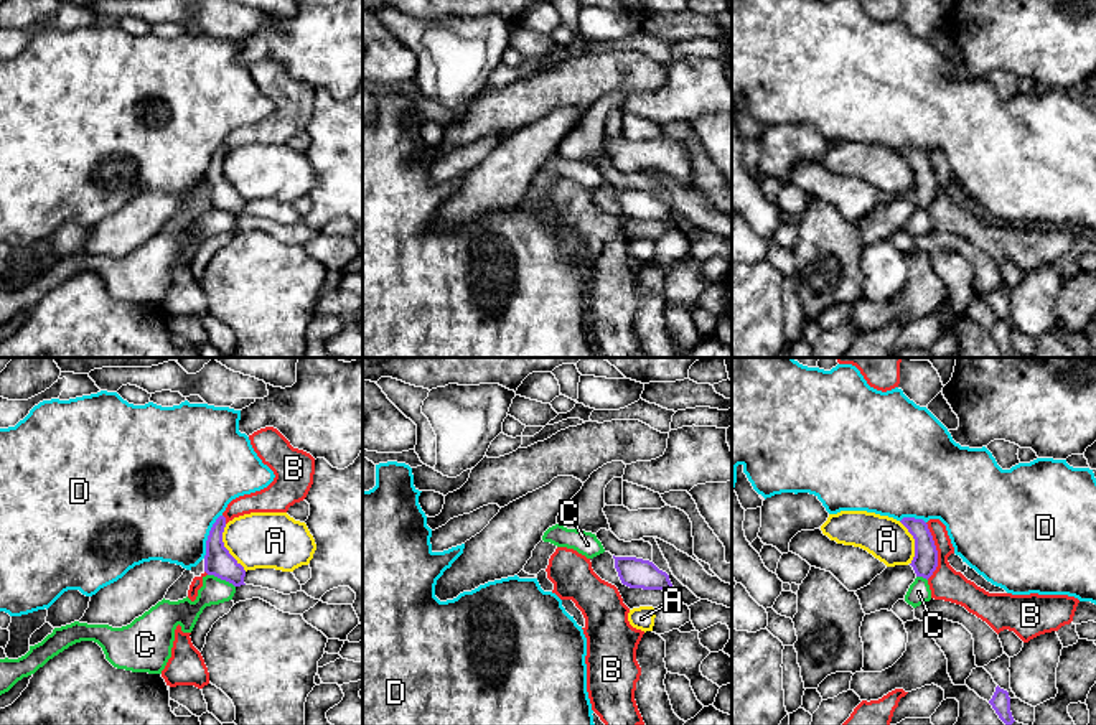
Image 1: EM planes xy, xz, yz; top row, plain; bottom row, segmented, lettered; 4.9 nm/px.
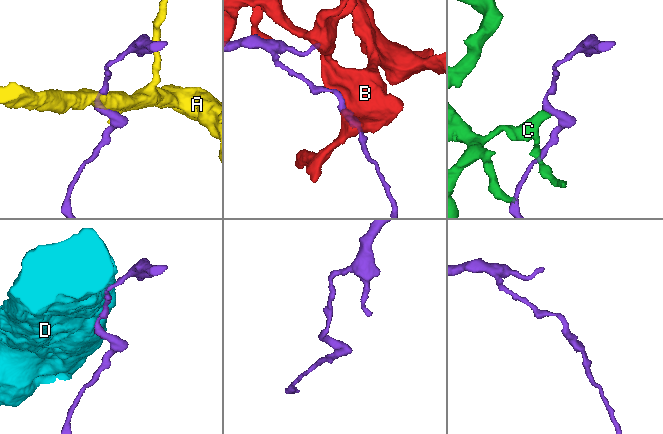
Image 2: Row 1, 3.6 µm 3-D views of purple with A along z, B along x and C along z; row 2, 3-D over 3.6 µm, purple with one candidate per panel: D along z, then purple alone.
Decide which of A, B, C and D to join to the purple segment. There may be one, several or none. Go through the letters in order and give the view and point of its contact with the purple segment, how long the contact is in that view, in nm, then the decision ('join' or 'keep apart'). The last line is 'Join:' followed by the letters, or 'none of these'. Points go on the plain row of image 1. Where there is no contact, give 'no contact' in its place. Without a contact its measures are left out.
A: meets purple in xy at (224, 178); contact 260 nm long; keep apart
B: meets purple in yz at (936, 182); contact 280 nm long; keep apart
C: meets purple in xy at (221, 210); contact 150 nm long; keep apart
D: meets purple in xy at (208, 167); contact 240 nm long; keep apart
Join: none of these

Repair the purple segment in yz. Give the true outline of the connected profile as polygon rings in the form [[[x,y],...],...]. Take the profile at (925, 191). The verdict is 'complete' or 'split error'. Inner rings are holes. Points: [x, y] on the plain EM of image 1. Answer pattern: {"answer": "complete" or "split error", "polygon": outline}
{"answer": "complete", "polygon": [[[903,148],[900,152],[915,170],[911,198],[916,208],[930,209],[938,198],[938,181],[928,155],[923,150]]]}

